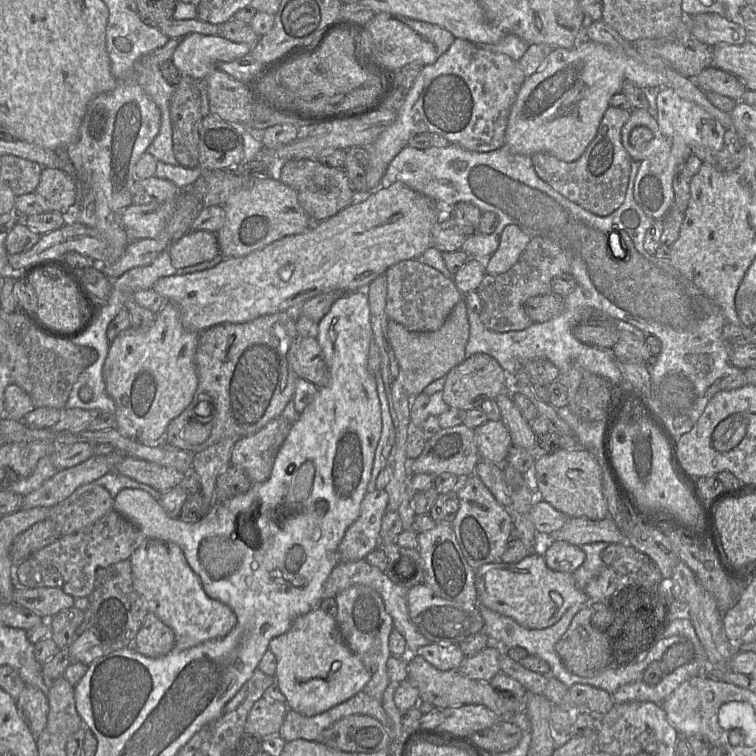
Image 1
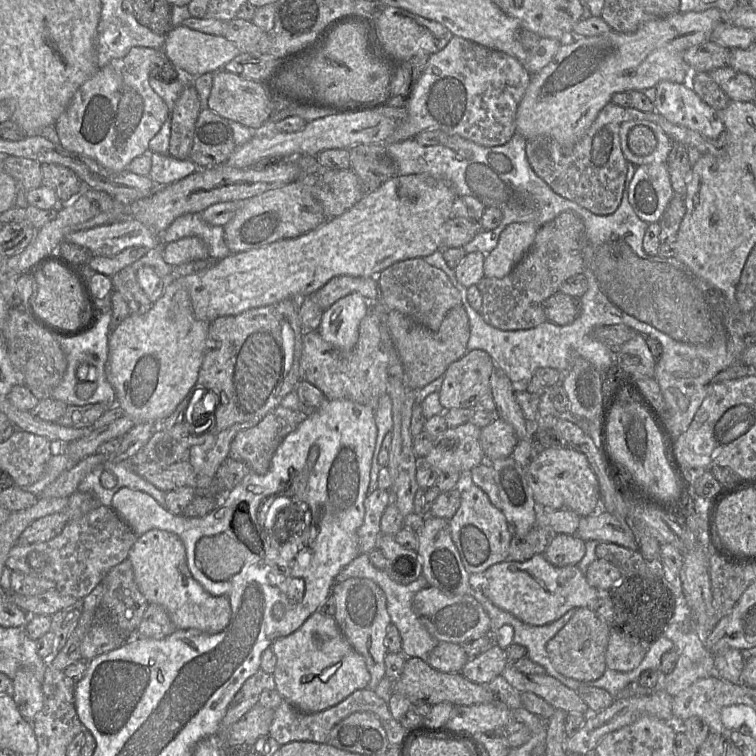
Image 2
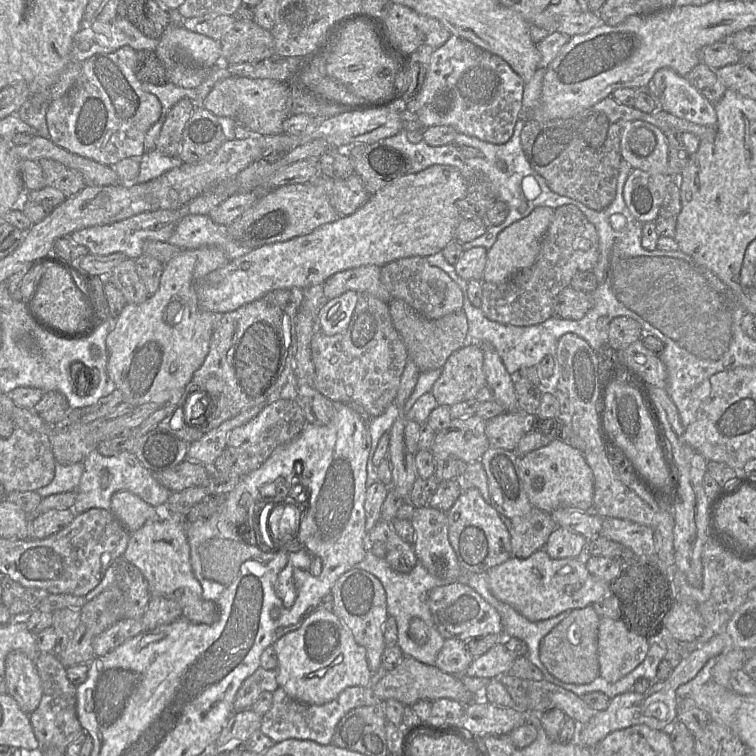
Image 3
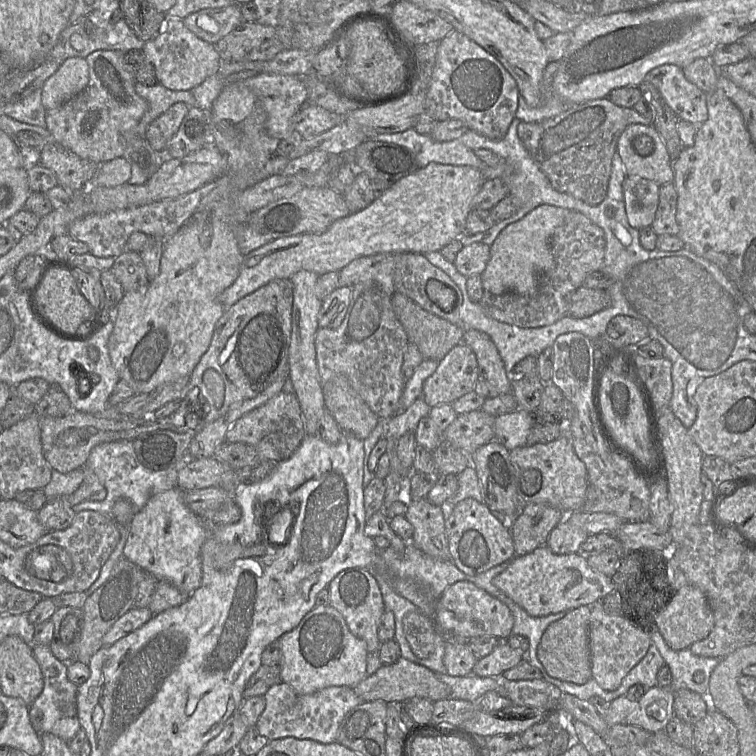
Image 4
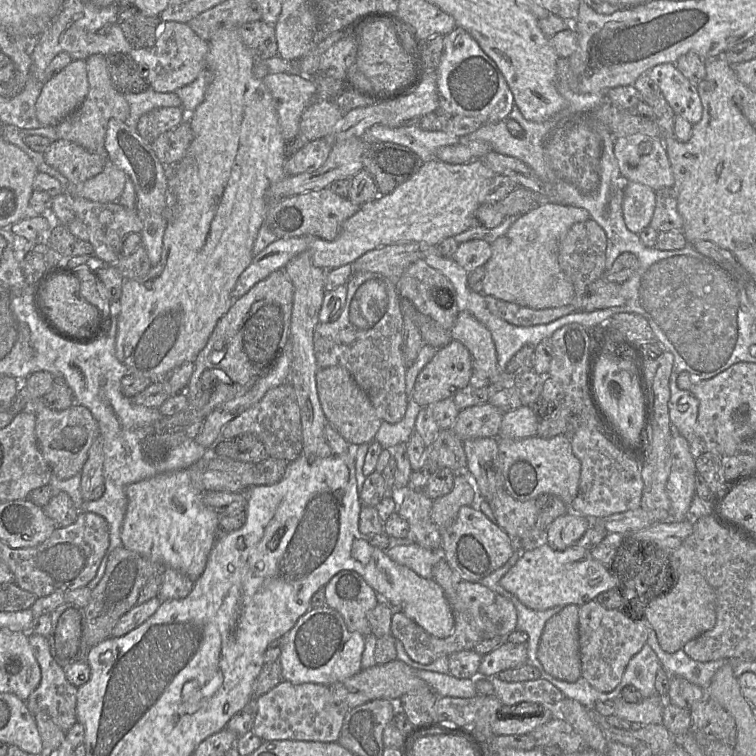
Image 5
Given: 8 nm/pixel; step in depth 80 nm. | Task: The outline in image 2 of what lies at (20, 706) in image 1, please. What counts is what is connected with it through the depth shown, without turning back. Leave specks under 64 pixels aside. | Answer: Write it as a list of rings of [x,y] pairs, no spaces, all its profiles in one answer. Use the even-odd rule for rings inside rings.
[[[19,669],[13,681],[13,700],[20,714],[32,723],[36,714],[43,707],[43,692],[41,683],[27,669]]]

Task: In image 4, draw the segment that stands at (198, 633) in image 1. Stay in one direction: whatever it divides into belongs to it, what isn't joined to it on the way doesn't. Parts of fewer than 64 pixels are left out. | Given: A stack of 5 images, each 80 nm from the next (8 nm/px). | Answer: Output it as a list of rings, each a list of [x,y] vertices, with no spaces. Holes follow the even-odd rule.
[[[179,487],[157,493],[135,513],[123,555],[158,580],[168,581],[181,592],[191,595],[201,585],[201,548],[209,532],[198,515],[187,507],[183,494]]]

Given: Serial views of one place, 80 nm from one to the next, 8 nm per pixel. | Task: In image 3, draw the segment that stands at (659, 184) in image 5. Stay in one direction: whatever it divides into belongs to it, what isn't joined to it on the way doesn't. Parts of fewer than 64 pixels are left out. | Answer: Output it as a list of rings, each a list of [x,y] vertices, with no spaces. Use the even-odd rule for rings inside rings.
[[[632,121],[625,124],[620,135],[620,151],[622,159],[633,170],[639,169],[651,174],[670,176],[668,169],[668,141],[664,132],[657,126],[645,121]],[[638,128],[646,128],[652,131],[656,138],[654,151],[646,157],[634,154],[629,146],[630,135]]]

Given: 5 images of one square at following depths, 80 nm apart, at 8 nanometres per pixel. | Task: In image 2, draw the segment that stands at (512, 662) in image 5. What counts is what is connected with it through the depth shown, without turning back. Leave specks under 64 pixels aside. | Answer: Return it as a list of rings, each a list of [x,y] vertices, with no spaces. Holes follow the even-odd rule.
[[[496,644],[485,652],[470,658],[461,670],[461,674],[470,681],[487,685],[501,675],[510,664],[507,653]]]

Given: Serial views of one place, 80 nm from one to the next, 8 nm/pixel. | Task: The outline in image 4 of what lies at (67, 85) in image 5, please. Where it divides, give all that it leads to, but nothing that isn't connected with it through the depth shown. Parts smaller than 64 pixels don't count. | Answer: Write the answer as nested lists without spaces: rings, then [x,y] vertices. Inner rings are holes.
[[[85,58],[64,60],[59,69],[42,87],[42,104],[46,111],[57,109],[82,92],[89,82],[89,68]]]

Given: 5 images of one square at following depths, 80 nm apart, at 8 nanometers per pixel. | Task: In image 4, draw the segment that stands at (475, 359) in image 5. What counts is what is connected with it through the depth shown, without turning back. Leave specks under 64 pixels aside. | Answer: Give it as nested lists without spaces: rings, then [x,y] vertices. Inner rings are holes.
[[[469,329],[464,331],[462,342],[476,355],[480,377],[483,377],[496,395],[511,392],[512,381],[508,378],[499,352],[484,332]]]

